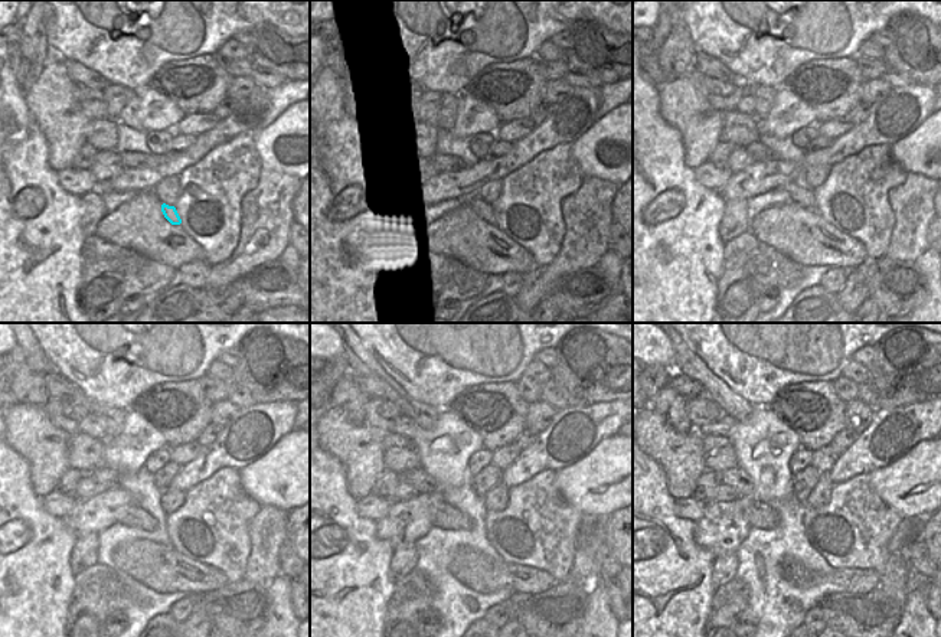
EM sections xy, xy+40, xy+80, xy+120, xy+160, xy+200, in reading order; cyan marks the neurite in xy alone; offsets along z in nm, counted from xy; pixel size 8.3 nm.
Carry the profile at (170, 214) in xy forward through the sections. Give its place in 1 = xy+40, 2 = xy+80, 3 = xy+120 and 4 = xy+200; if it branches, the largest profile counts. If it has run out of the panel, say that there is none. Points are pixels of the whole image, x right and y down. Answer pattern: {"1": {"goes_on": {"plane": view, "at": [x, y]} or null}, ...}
{"1": {"goes_on": {"plane": "xy+40", "at": [484, 209]}}, "2": {"goes_on": {"plane": "xy+80", "at": [804, 199]}}, "3": {"goes_on": {"plane": "xy+120", "at": [134, 516]}}, "4": {"goes_on": {"plane": "xy+200", "at": [761, 515]}}}

